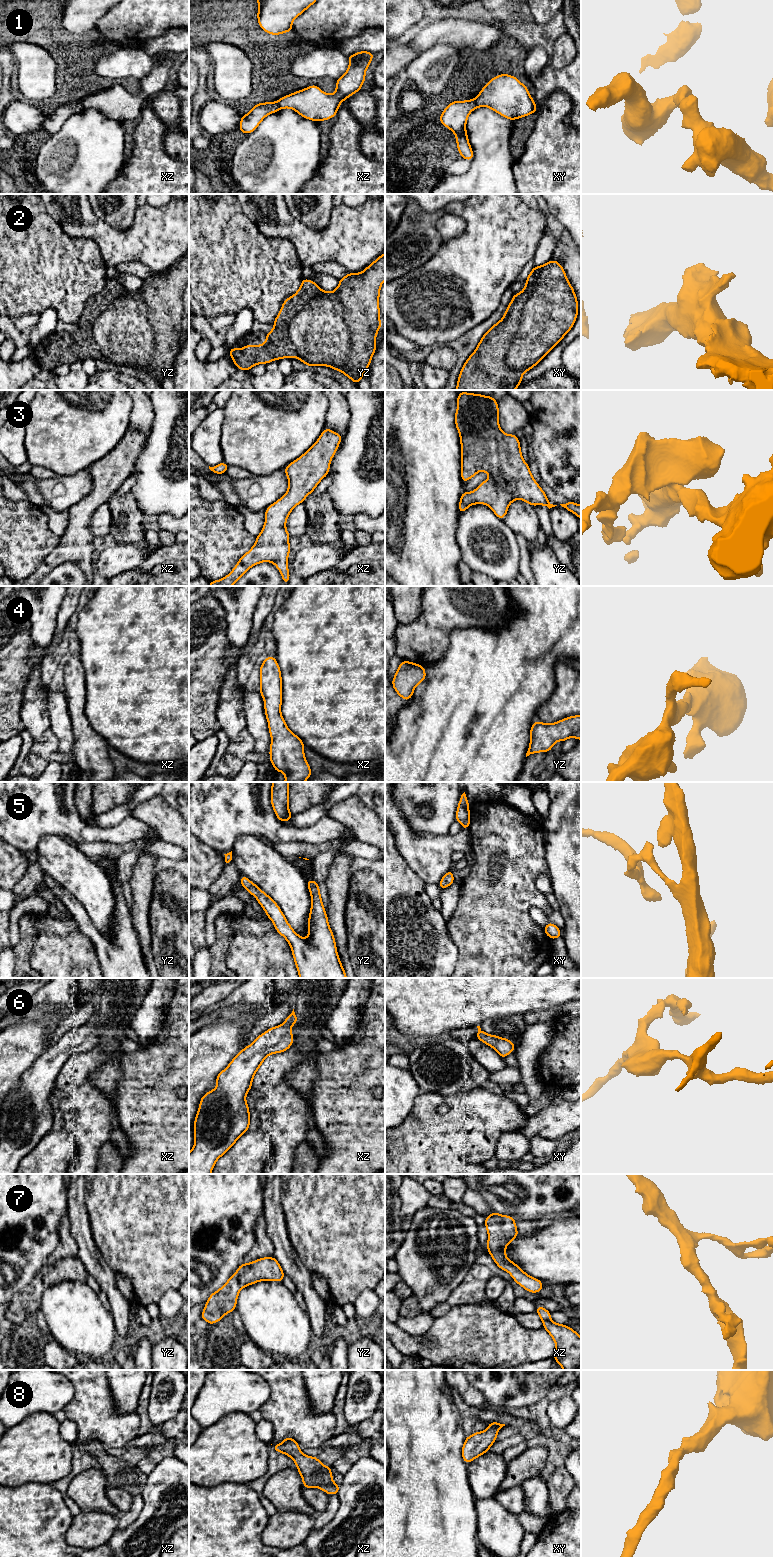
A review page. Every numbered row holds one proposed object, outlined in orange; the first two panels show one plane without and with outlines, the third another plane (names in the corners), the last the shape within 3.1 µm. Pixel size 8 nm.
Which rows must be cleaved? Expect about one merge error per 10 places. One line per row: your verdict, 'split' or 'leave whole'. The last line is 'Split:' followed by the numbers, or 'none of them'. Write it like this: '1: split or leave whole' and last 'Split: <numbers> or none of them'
1: split
2: leave whole
3: leave whole
4: leave whole
5: leave whole
6: leave whole
7: leave whole
8: leave whole
Split: 1

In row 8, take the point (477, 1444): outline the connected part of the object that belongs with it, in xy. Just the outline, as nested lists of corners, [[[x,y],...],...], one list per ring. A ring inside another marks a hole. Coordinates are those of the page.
[[[499,1422],[488,1424],[488,1428],[481,1432],[475,1432],[465,1438],[462,1447],[462,1457],[466,1464],[488,1452],[492,1444],[497,1440],[498,1431],[505,1426]]]

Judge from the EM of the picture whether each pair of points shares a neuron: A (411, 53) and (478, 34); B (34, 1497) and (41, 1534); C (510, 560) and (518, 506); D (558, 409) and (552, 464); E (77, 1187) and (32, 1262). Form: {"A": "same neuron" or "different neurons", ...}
{"A": "different neurons", "B": "same neuron", "C": "different neurons", "D": "same neuron", "E": "different neurons"}

